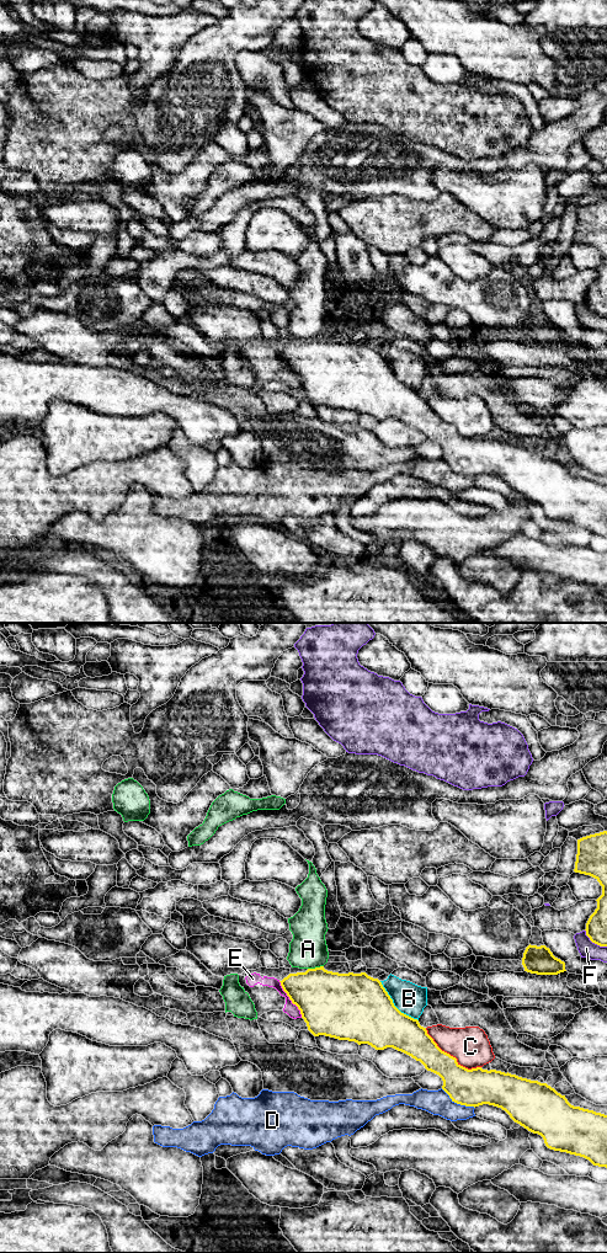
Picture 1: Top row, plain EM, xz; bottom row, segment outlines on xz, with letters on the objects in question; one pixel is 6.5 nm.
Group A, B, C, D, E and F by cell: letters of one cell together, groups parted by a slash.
A / B / C / D / E / F

